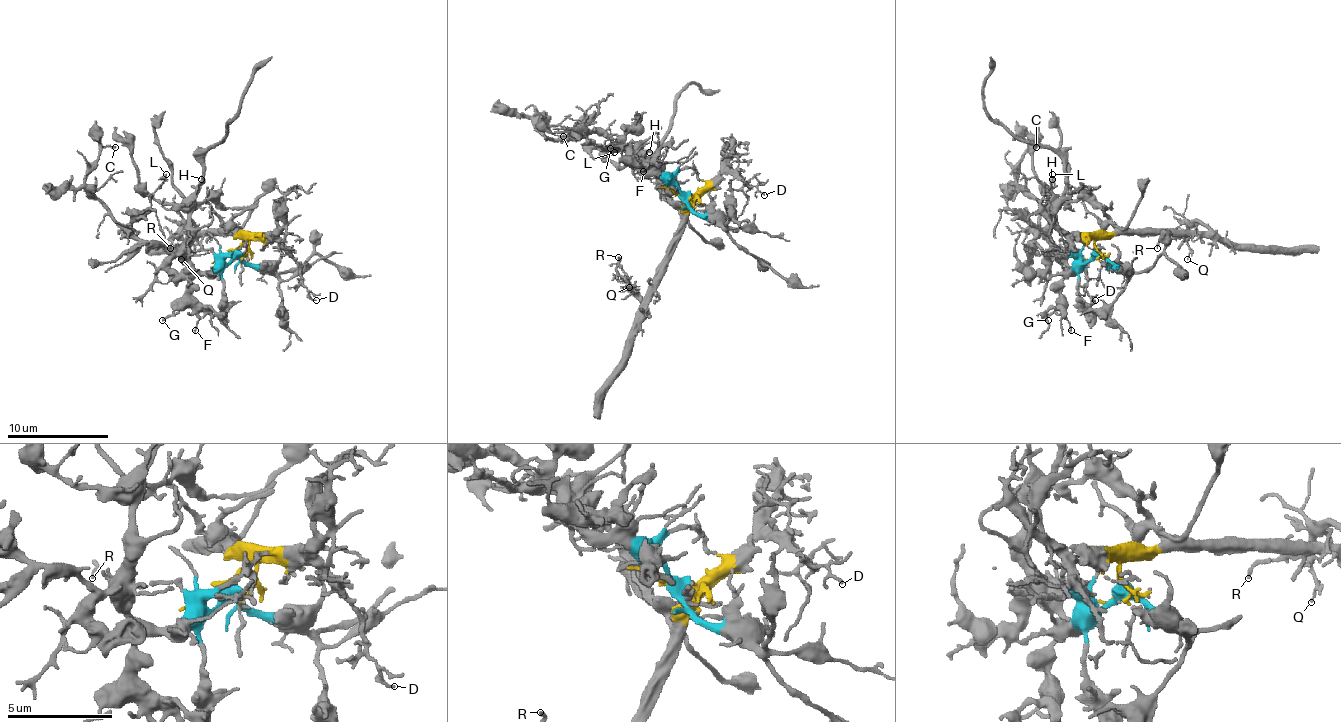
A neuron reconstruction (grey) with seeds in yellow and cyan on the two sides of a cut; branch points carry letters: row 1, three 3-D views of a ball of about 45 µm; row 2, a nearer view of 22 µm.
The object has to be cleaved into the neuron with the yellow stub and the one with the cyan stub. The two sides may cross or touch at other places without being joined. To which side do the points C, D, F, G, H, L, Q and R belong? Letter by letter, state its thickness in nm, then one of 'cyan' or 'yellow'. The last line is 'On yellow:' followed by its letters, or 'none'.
C: calibre 200 nm; cyan
D: calibre 90 nm; yellow
F: calibre 120 nm; cyan
G: calibre 150 nm; cyan
H: calibre 130 nm; cyan
L: calibre 110 nm; cyan
Q: calibre 80 nm; yellow
R: calibre 140 nm; yellow
On yellow: D, Q, R

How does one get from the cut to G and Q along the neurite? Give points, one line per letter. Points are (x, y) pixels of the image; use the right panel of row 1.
G: (1097, 250), (1076, 272), (1066, 277), (1061, 298), (1046, 316), (1048, 321)
Q: (1094, 250), (1097, 239), (1117, 234), (1201, 234), (1208, 229), (1198, 224), (1188, 229), (1188, 260)

